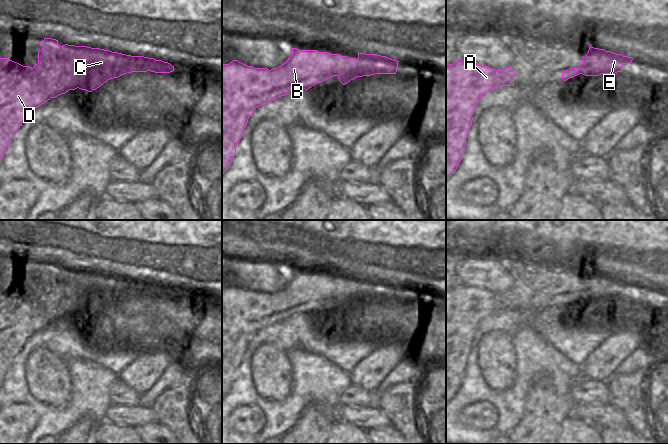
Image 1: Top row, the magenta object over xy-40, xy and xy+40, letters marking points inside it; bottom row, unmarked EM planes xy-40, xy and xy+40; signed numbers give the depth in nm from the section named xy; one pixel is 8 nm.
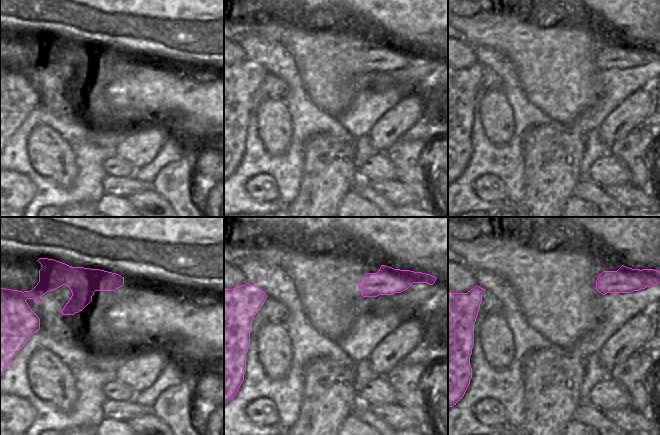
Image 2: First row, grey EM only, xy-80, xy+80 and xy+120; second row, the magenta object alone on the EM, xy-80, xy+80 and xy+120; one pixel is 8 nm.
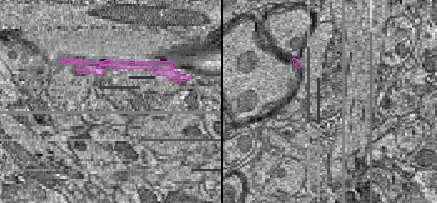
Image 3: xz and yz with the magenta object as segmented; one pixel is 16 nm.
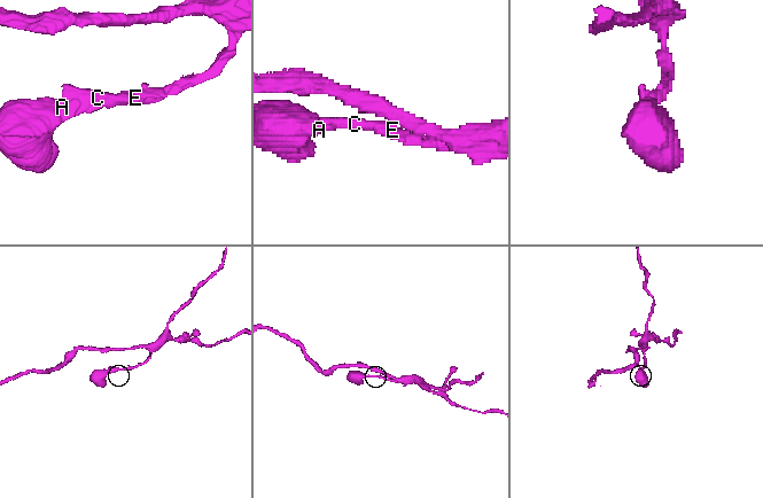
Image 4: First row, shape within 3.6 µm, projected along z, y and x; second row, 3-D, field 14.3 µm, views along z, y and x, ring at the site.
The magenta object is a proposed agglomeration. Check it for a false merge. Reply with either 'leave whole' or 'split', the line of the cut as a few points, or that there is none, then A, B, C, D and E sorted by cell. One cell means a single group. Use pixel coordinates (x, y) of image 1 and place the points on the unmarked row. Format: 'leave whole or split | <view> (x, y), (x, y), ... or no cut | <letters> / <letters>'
leave whole | no cut | A B C D E

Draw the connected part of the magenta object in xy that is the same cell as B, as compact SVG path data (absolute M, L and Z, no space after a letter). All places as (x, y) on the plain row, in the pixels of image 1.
M292 272L292 279L279 291L271 294L247 290L238 284L222 288L222 398L236 379L236 371L254 333L267 328L293 314L308 314L315 308L333 300L345 309L357 301L375 298L396 298L397 284L377 278L358 277L358 282L349 282L317 274Z

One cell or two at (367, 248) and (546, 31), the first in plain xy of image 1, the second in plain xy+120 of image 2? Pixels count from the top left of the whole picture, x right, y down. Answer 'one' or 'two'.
two

